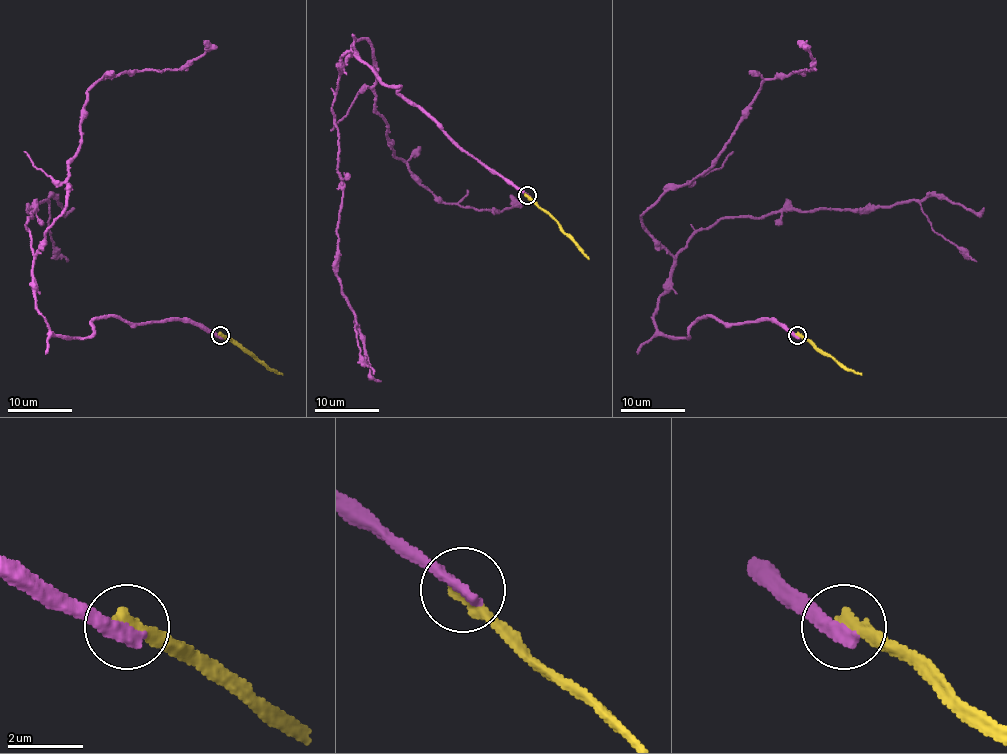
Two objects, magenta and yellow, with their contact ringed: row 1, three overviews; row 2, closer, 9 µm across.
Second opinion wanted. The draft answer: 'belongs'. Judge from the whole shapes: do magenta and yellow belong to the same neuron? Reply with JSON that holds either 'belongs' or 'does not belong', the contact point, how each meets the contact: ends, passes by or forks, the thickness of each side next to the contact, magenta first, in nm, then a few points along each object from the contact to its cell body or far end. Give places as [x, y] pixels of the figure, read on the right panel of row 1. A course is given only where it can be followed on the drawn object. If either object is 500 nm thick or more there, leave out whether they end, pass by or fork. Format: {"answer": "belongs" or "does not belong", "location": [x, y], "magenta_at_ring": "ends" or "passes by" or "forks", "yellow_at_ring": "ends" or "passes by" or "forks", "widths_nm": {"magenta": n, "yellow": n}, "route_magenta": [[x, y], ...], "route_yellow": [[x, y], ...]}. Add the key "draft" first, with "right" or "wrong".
{"draft": "wrong", "answer": "does not belong", "location": [797, 335], "magenta_at_ring": "ends", "yellow_at_ring": "ends", "widths_nm": {"magenta": 400, "yellow": 360}, "route_magenta": [[797, 336], [707, 316], [665, 337], [673, 257], [641, 217], [712, 165], [769, 79], [811, 69], [797, 42]], "route_yellow": [[798, 336], [806, 337], [847, 368], [861, 374]]}

